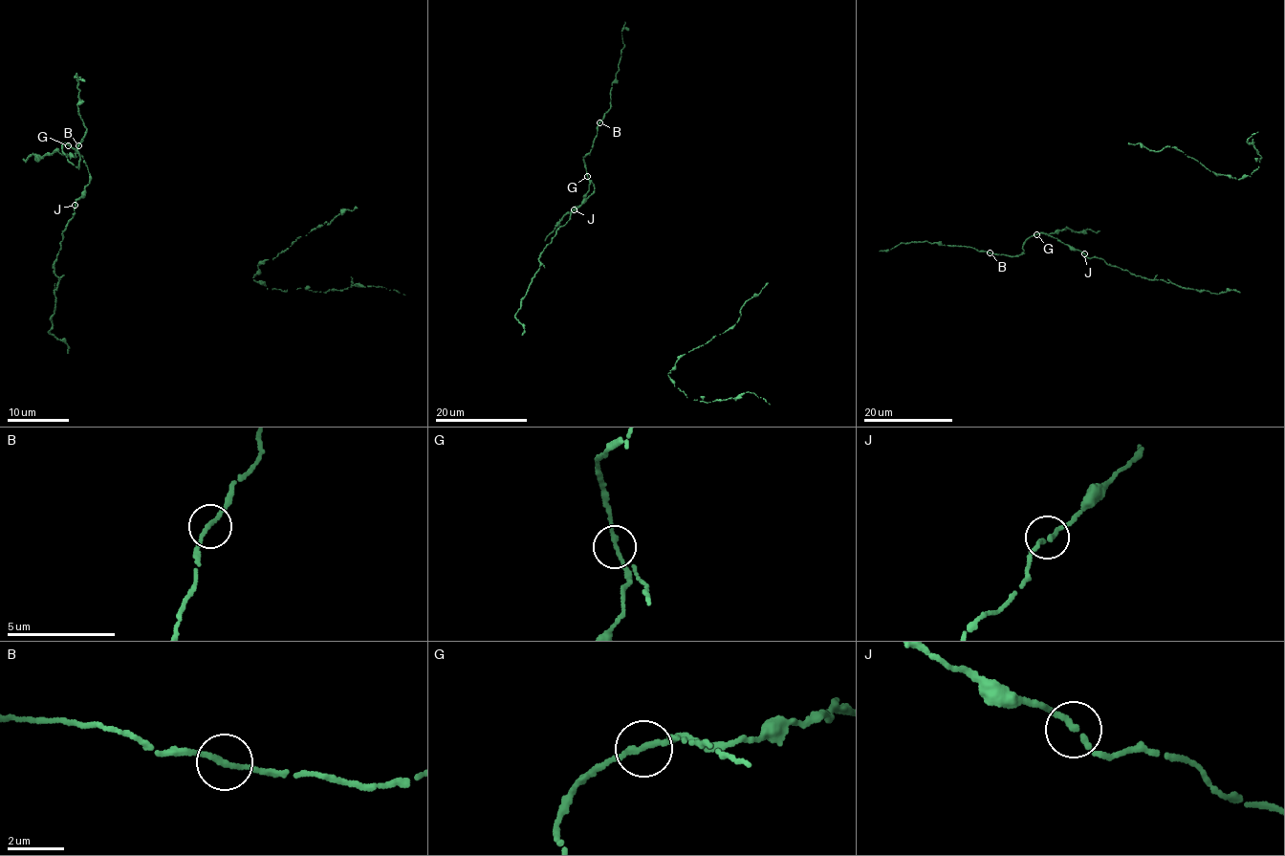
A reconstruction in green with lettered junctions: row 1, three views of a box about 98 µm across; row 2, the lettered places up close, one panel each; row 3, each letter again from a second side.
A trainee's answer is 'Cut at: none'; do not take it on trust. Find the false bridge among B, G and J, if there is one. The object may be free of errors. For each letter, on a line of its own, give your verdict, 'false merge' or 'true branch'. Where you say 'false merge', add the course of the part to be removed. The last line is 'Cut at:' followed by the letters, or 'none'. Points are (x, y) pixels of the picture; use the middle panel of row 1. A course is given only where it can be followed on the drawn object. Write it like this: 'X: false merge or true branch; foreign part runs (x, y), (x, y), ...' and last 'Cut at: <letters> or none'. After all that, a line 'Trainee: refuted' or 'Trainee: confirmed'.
B: true branch
G: false merge; foreign part runs (587, 176), (588, 190), (580, 205), (561, 218), (545, 241)
J: true branch
Cut at: G
Trainee: refuted

